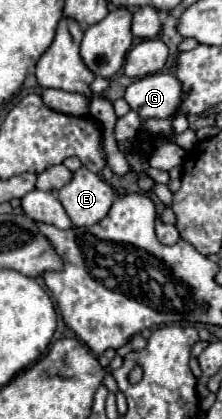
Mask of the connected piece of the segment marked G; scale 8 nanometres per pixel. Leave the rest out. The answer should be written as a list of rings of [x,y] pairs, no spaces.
[[[171,73],[147,75],[131,83],[125,91],[125,101],[131,111],[139,113],[145,123],[149,119],[169,119],[177,115],[183,99],[183,83]]]

